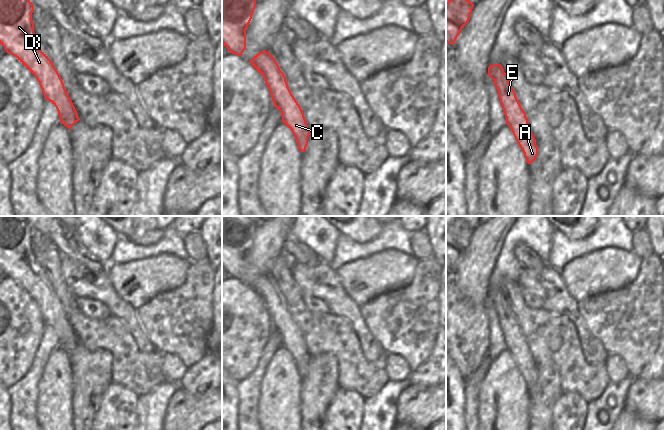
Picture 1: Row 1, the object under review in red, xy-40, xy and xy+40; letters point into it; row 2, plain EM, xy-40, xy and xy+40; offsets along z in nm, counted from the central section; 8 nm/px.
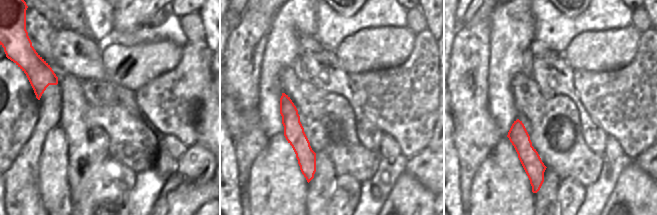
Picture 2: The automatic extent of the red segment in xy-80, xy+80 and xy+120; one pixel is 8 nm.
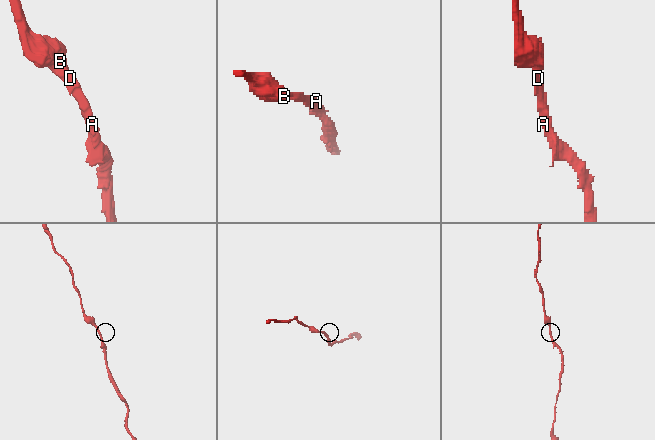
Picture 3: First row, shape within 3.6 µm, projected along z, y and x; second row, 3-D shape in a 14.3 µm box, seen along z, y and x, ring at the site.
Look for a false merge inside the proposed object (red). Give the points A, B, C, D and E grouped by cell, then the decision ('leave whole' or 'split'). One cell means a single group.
A B C D E; leave whole

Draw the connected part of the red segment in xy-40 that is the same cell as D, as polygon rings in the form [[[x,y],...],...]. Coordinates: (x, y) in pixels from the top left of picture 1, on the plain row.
[[[0,216],[0,268],[36,301],[45,323],[56,331],[60,346],[70,354],[80,343],[58,295],[38,271],[33,235],[24,216]]]

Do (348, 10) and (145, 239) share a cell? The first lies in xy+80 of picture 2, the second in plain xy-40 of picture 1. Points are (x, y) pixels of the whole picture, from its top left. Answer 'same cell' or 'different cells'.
same cell

